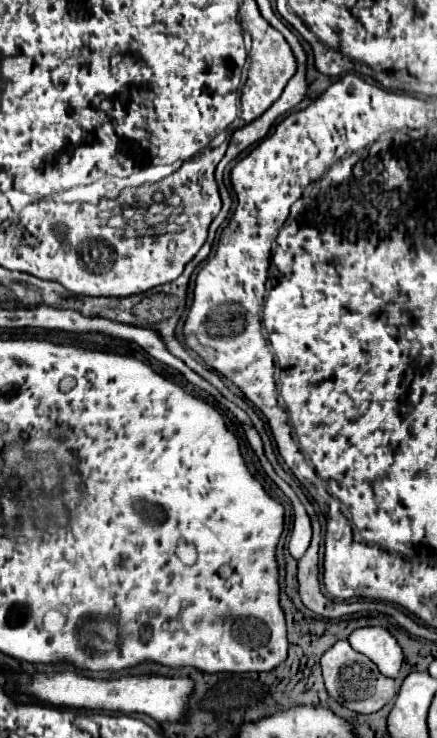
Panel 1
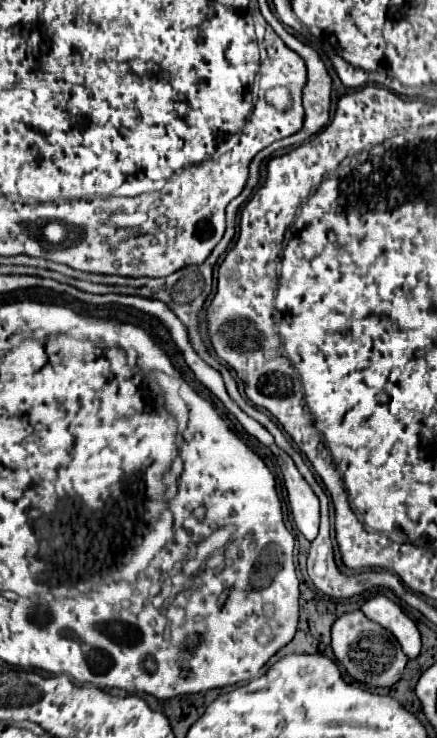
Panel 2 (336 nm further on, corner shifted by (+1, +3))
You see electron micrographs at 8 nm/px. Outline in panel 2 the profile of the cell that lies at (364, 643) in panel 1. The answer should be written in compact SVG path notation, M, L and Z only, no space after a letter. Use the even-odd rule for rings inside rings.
M375 595L375 597L367 599L361 609L369 619L377 621L379 625L383 625L387 631L391 631L399 639L407 657L415 659L419 655L421 633L419 633L417 625L403 613L403 609L395 601L391 601L385 595Z

